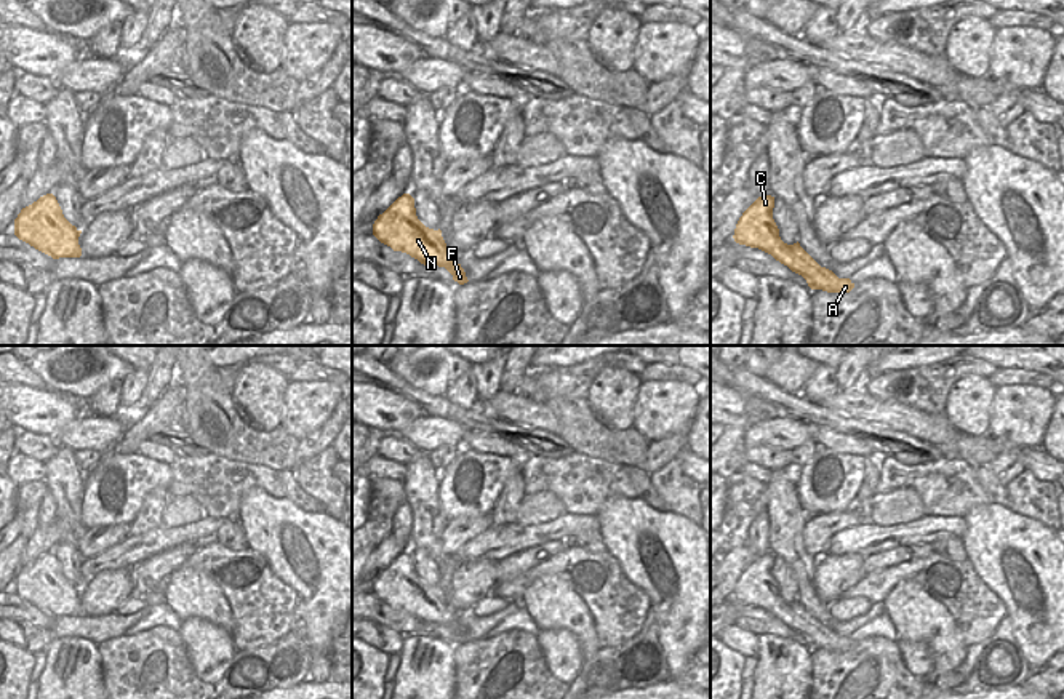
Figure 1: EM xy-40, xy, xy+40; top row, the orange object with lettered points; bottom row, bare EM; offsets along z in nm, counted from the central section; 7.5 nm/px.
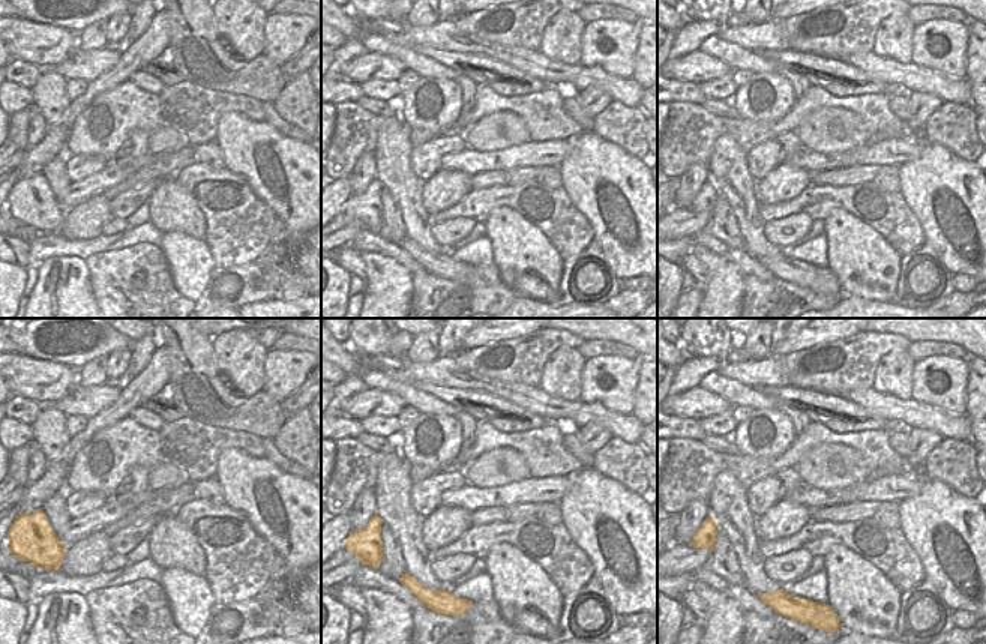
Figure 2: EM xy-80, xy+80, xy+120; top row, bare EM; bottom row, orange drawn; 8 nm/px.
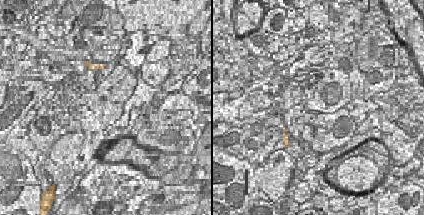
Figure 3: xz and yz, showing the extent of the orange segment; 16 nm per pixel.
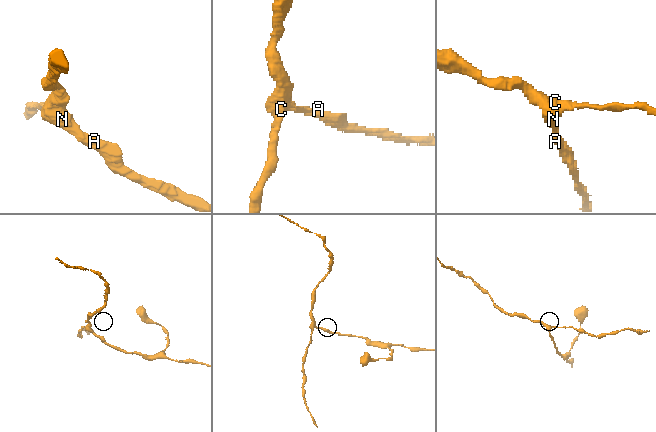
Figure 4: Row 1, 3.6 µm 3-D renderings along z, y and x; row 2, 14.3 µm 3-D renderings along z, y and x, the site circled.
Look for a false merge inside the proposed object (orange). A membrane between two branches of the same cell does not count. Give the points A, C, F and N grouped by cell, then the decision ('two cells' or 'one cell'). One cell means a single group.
A C F N; one cell

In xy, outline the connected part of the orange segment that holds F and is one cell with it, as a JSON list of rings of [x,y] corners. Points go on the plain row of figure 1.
[[[410,552],[398,555],[373,582],[373,593],[394,609],[402,609],[424,624],[445,625],[459,643],[467,641],[461,622],[456,619],[442,589],[426,585],[416,574],[414,557]]]

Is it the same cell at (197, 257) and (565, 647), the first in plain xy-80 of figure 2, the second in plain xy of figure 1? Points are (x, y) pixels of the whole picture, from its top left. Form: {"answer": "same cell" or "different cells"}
{"answer": "same cell"}

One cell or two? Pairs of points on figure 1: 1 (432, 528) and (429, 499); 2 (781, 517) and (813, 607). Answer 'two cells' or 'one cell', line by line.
1: one cell
2: one cell

